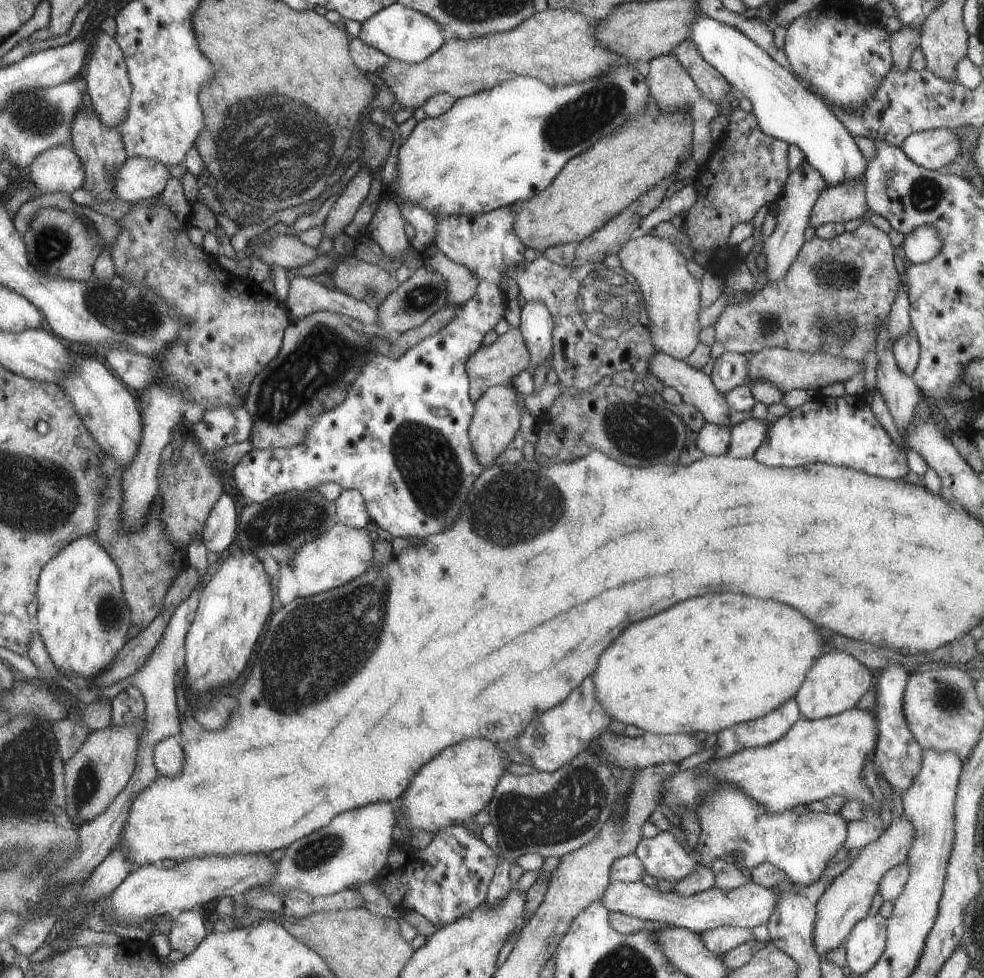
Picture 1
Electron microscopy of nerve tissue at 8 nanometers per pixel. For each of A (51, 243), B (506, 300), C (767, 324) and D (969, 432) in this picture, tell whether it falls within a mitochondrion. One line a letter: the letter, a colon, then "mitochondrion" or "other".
A: mitochondrion
B: other
C: mitochondrion
D: other

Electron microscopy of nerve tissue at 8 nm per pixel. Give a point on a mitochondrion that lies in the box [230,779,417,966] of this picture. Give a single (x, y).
(318, 852)

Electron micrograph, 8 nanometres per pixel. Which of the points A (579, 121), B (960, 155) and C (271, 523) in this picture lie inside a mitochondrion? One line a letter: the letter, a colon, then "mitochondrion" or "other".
A: mitochondrion
B: other
C: mitochondrion

